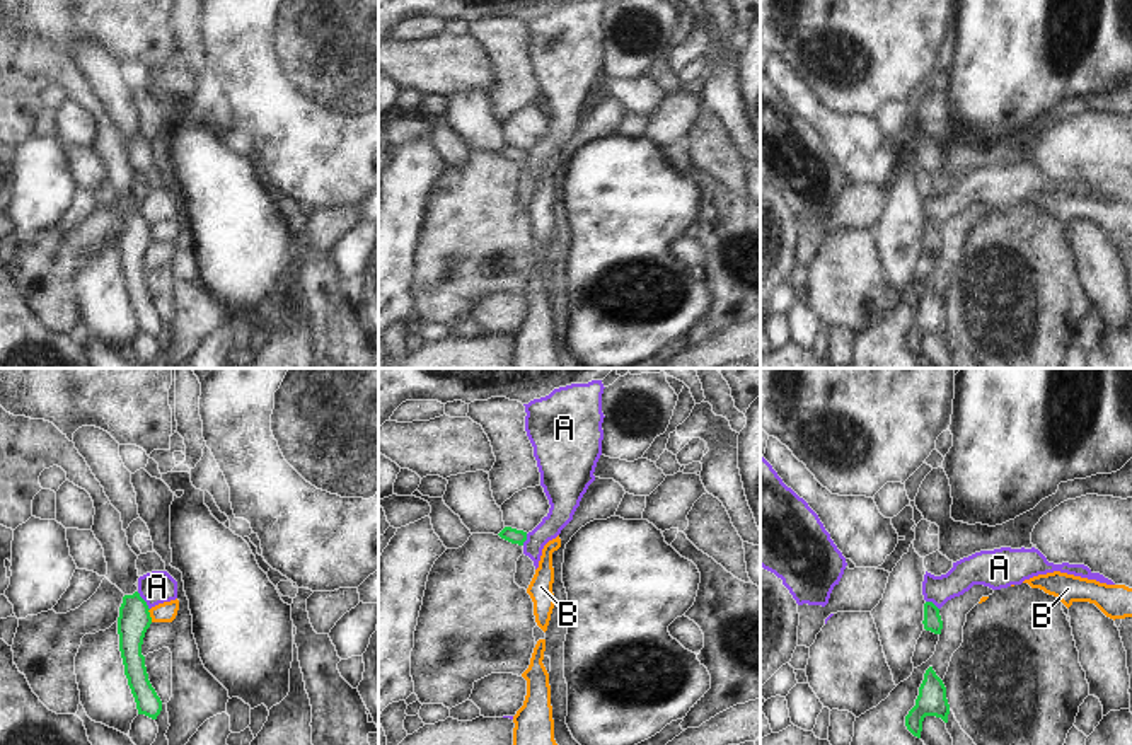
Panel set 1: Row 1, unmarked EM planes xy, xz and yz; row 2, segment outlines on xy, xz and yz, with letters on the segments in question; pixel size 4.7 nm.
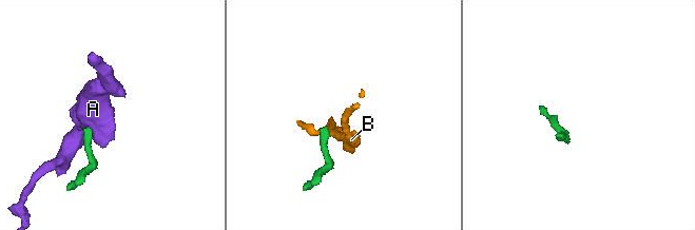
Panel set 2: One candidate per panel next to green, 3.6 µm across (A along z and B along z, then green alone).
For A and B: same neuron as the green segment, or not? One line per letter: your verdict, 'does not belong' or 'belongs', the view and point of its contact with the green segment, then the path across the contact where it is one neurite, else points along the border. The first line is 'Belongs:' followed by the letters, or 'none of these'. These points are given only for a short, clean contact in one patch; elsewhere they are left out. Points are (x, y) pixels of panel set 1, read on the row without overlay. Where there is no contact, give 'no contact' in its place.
Belongs: none of these
A: does not belong; contact xy (144, 219); border xy (137, 210), (149, 227)
B: does not belong; contact xy (149, 234); border xy (149, 227), (152, 239)

